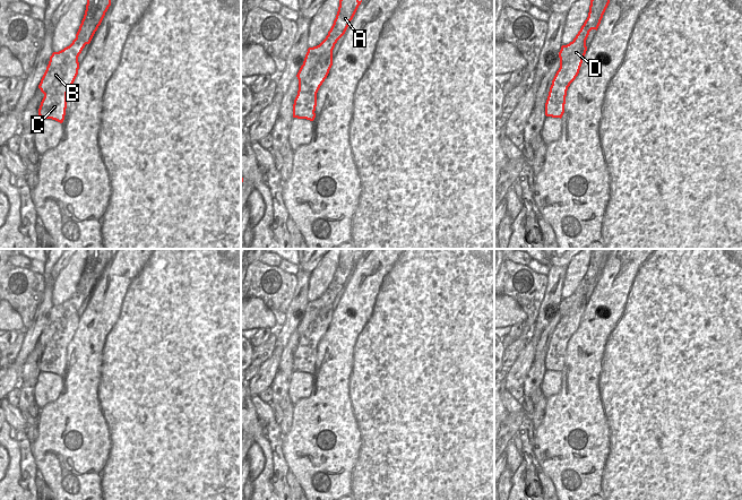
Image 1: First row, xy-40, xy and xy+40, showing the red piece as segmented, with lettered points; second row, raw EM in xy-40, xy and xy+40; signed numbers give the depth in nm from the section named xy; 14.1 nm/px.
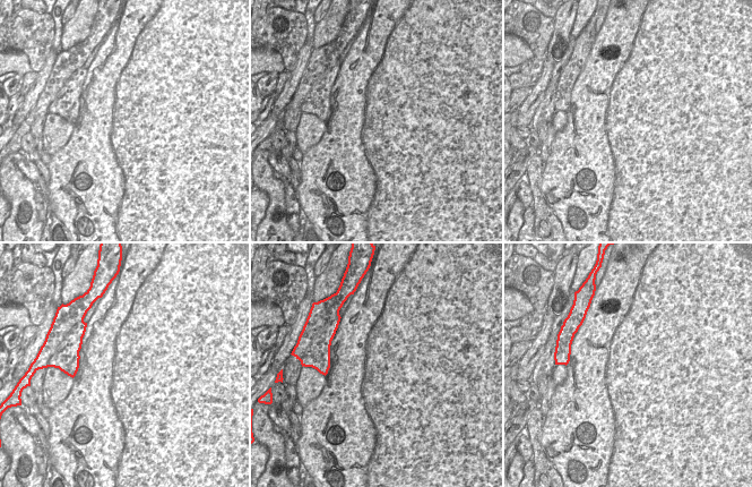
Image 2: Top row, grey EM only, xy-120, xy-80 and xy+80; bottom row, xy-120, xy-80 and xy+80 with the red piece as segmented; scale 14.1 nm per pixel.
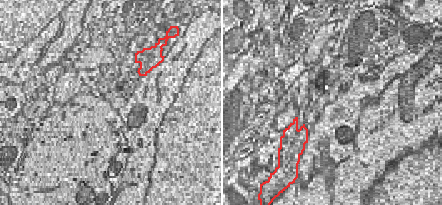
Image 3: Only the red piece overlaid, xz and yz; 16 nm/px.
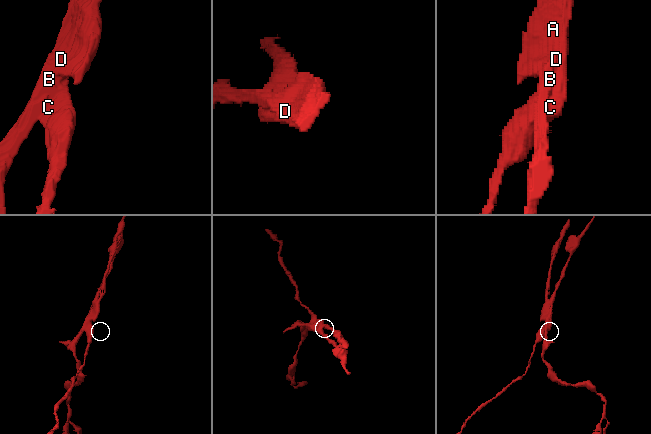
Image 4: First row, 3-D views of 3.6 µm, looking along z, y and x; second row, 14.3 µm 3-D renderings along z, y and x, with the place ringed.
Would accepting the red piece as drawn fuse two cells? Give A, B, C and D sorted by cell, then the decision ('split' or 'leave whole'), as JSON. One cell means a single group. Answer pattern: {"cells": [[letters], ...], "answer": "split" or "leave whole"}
{"cells": [["A", "B"], ["C", "D"]], "answer": "split"}

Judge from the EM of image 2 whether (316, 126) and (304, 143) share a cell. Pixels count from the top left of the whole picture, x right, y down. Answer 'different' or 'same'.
same

